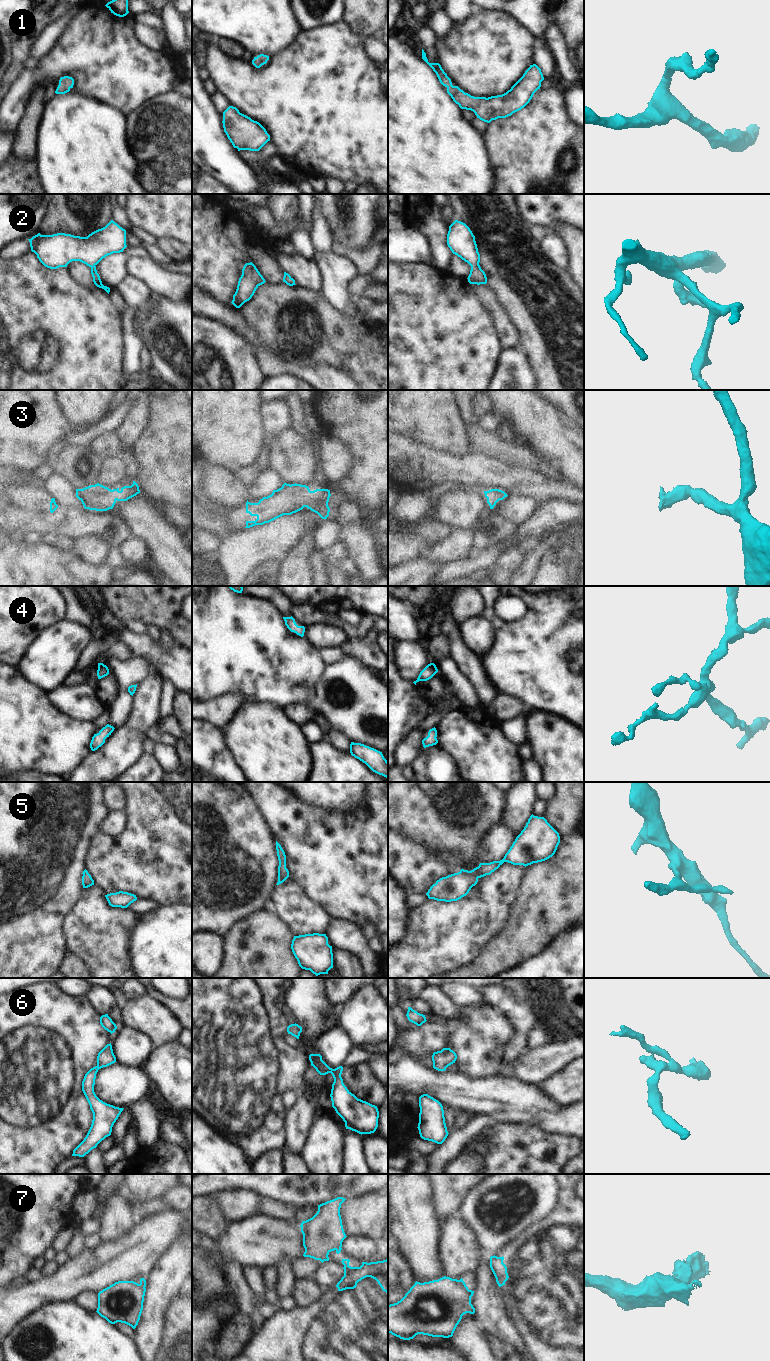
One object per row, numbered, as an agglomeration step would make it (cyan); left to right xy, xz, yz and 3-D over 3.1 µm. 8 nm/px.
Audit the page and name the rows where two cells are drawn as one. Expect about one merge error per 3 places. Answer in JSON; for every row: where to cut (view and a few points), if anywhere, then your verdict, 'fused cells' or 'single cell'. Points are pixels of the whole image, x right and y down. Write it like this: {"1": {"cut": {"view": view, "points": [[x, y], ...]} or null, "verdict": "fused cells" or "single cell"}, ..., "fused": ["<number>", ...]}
{"1": {"cut": null, "verdict": "single cell"}, "2": {"cut": null, "verdict": "single cell"}, "3": {"cut": null, "verdict": "single cell"}, "4": {"cut": null, "verdict": "single cell"}, "5": {"cut": null, "verdict": "single cell"}, "6": {"cut": null, "verdict": "single cell"}, "7": {"cut": {"view": "yz", "points": [[458, 1280], [471, 1296]]}, "verdict": "fused cells"}, "fused": ["7"]}

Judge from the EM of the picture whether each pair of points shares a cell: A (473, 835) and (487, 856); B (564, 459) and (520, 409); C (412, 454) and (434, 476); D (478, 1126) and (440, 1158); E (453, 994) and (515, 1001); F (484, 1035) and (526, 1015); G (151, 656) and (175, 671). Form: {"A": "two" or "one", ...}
{"A": "two", "B": "one", "C": "one", "D": "one", "E": "two", "F": "two", "G": "one"}

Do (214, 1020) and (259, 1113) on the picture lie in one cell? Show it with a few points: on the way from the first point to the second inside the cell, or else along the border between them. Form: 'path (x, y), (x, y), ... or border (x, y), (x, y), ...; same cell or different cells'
path (215, 1043), (232, 1065), (234, 1081), (239, 1090); same cell

